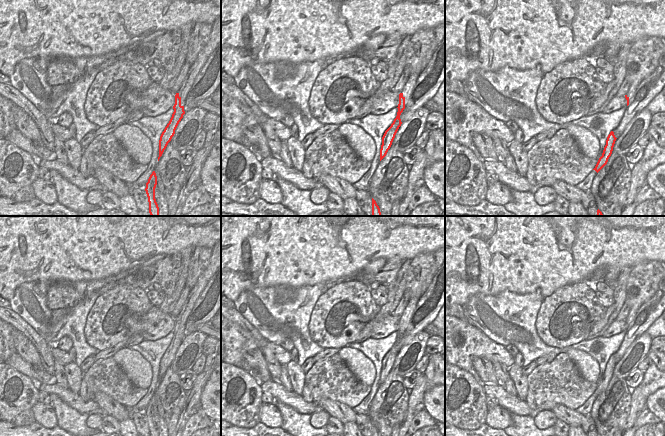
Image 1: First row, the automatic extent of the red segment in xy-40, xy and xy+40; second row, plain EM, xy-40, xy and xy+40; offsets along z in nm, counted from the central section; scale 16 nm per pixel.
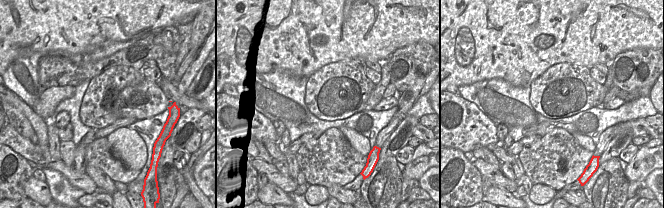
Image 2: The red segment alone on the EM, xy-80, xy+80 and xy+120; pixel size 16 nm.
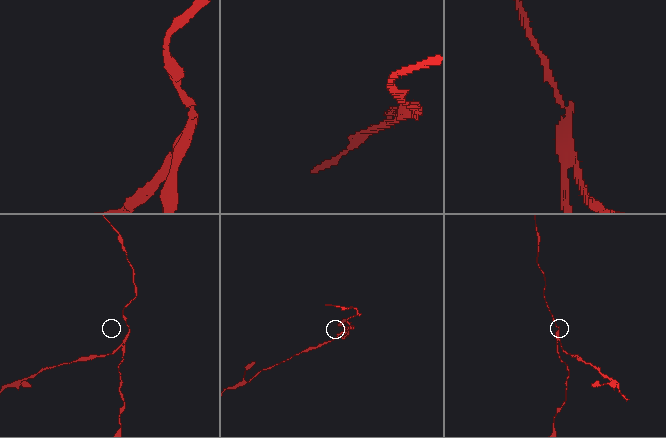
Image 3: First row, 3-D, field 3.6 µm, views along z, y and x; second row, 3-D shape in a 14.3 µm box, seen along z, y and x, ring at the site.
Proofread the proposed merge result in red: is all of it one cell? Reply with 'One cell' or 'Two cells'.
Two cells

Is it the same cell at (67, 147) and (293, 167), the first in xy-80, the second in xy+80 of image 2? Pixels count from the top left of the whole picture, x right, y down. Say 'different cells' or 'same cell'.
same cell

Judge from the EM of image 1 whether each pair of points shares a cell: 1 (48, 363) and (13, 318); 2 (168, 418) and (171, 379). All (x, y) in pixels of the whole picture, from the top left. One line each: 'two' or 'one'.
1: one
2: one

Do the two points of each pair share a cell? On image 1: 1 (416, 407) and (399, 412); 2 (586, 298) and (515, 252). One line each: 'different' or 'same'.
1: different
2: different

